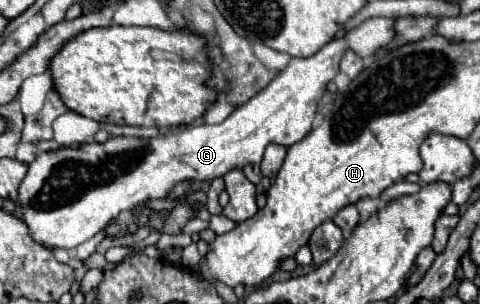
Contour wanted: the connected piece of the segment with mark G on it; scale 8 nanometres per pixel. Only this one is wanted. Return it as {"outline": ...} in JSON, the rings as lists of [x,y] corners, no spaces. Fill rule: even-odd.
{"outline":[[[371,17],[359,27],[347,31],[343,37],[329,41],[319,53],[311,57],[293,57],[291,63],[249,103],[237,107],[223,123],[207,125],[195,123],[189,127],[179,127],[167,133],[157,133],[155,137],[109,137],[105,143],[83,143],[79,147],[63,147],[55,151],[45,151],[29,163],[29,171],[19,187],[19,207],[21,217],[29,227],[31,237],[47,247],[75,249],[83,241],[91,239],[95,233],[103,231],[105,225],[125,209],[133,209],[149,199],[165,199],[175,185],[183,181],[213,181],[223,177],[231,169],[241,169],[245,163],[261,163],[263,151],[269,143],[293,145],[301,141],[313,127],[317,103],[325,93],[325,87],[339,73],[339,61],[345,51],[355,51],[359,57],[375,57],[385,49],[395,37],[397,17]]]}

